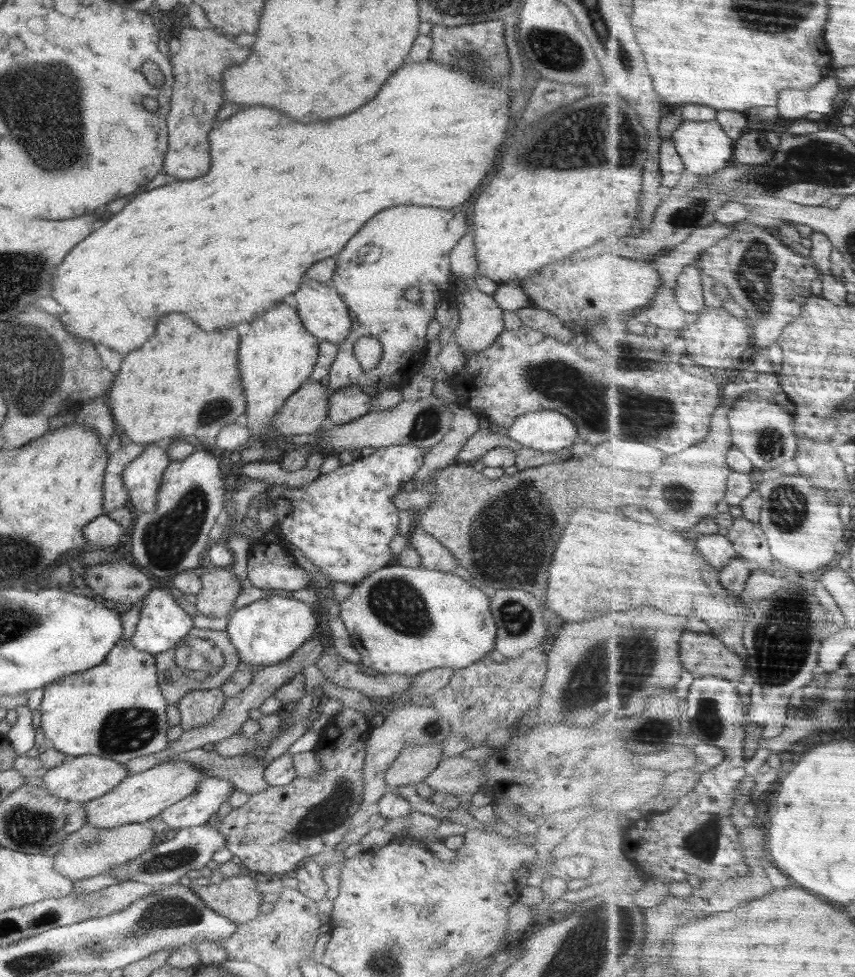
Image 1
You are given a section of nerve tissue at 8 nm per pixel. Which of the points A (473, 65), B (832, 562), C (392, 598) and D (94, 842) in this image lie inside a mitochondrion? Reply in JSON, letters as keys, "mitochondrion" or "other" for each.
{"A":"mitochondrion","B":"other","C":"mitochondrion","D":"mitochondrion"}

